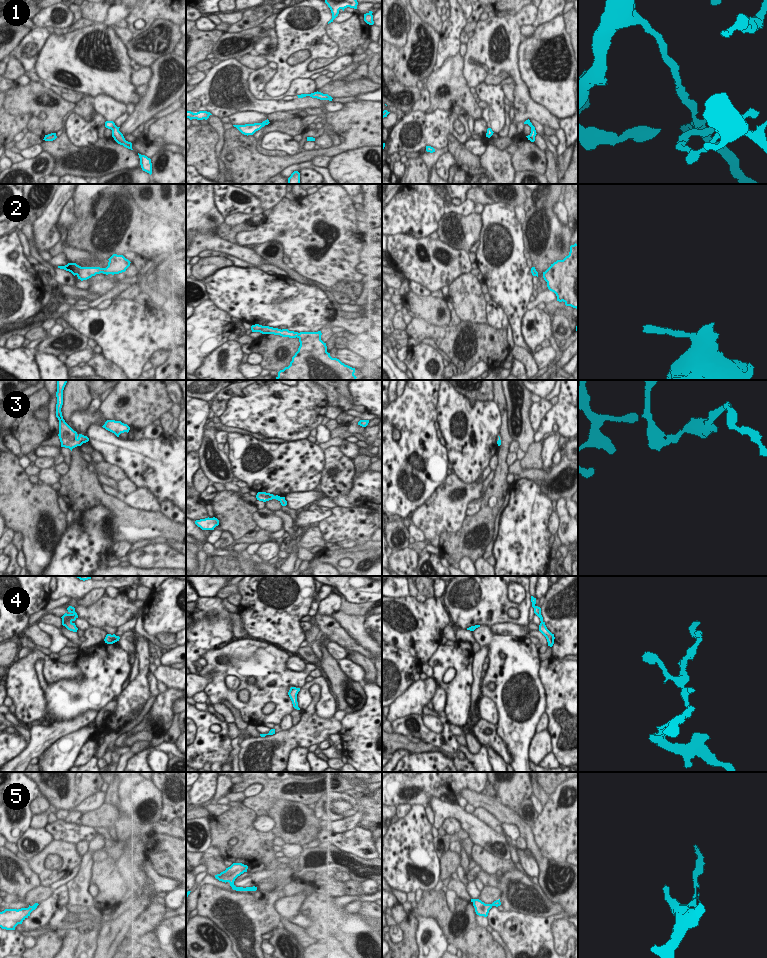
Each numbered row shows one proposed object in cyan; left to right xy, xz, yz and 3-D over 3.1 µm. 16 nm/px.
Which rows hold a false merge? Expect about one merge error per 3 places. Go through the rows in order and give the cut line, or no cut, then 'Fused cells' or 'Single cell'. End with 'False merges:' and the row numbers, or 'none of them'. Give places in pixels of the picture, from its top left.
1: No split. Single cell
2: No split. Single cell
3: No split. Single cell
4: No split. Single cell
5: No split. Single cell
False merges: none of them

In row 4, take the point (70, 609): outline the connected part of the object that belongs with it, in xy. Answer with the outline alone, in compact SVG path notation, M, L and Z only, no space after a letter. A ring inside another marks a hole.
M69 606L67 608L68 614L65 613L62 618L62 625L65 626L68 630L77 632L78 628L76 627L74 621L78 618L77 613L75 612L75 608Z

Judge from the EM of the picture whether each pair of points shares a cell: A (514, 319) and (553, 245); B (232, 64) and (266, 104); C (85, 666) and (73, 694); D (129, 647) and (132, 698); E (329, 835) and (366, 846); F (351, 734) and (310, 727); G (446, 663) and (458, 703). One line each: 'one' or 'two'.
A: two
B: one
C: one
D: two
E: one
F: two
G: one

